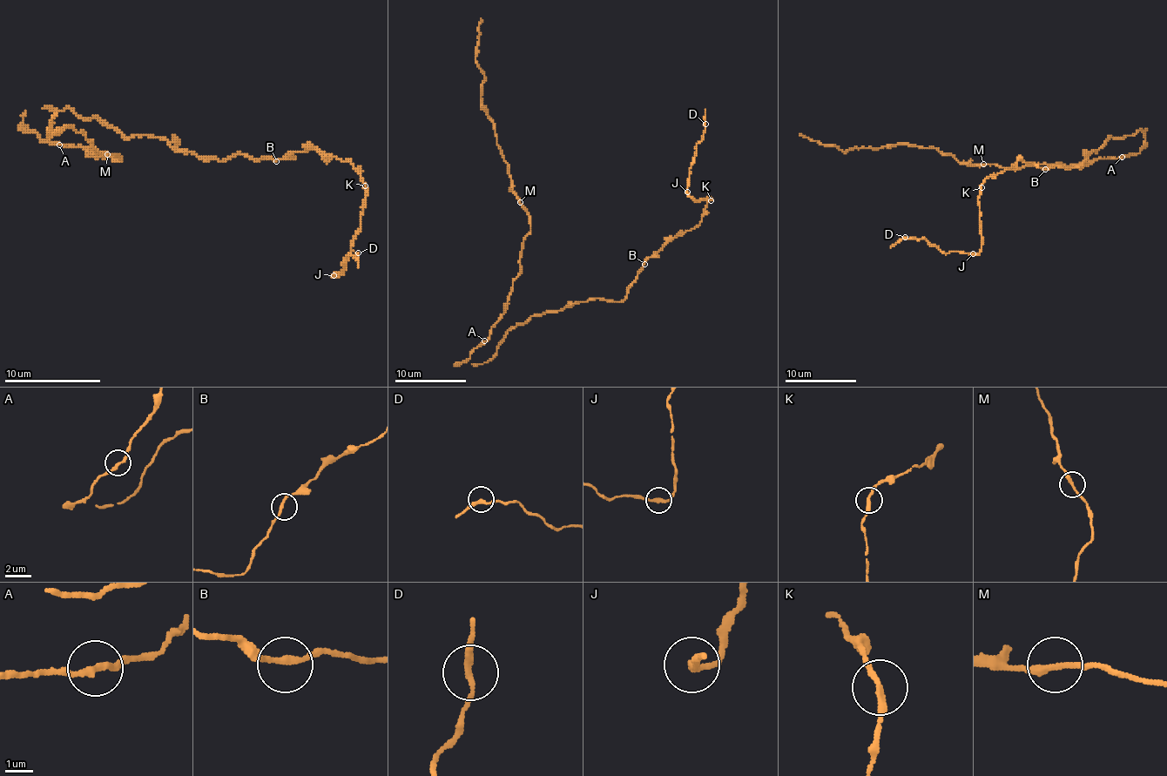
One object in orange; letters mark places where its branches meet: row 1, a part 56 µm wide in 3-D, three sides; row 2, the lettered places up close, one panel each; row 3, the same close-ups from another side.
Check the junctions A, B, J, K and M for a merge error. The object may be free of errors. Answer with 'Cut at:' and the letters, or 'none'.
Cut at: none

